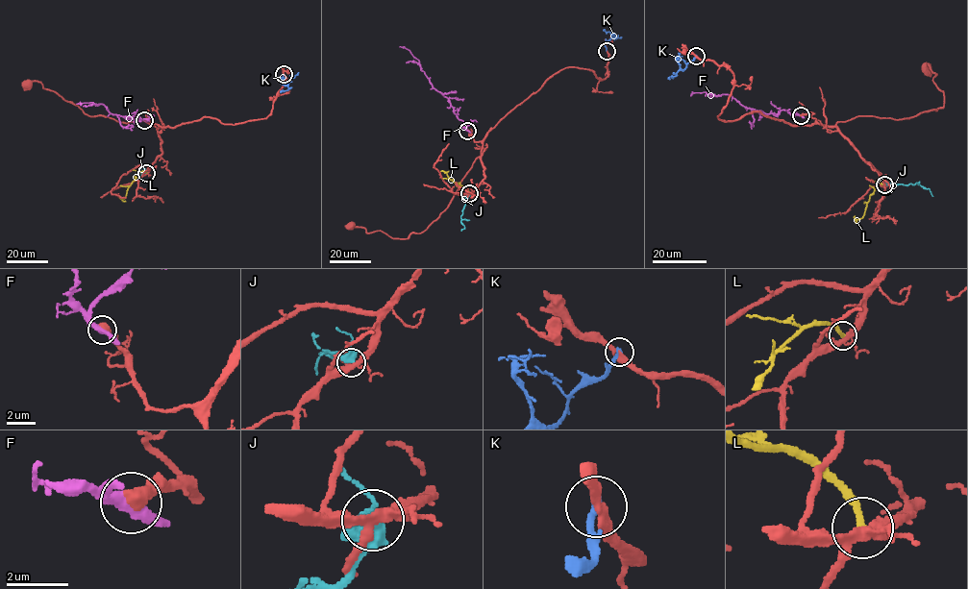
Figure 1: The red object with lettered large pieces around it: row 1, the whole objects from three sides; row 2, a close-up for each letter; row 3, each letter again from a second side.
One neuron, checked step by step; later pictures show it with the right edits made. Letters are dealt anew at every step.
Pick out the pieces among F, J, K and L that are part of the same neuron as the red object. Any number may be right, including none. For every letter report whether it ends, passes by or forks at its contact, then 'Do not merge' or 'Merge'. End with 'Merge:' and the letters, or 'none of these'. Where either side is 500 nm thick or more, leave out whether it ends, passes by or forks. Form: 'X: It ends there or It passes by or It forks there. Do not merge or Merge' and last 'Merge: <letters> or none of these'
F: Do not merge
J: It forks there. Do not merge
K: It ends there. Do not merge
L: It ends there. Do not merge
Merge: none of these

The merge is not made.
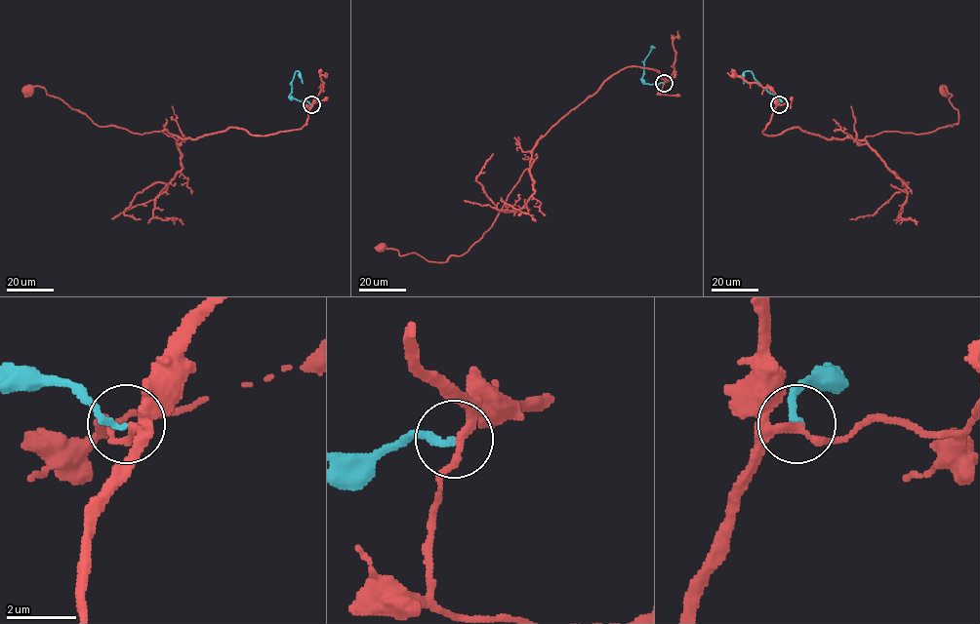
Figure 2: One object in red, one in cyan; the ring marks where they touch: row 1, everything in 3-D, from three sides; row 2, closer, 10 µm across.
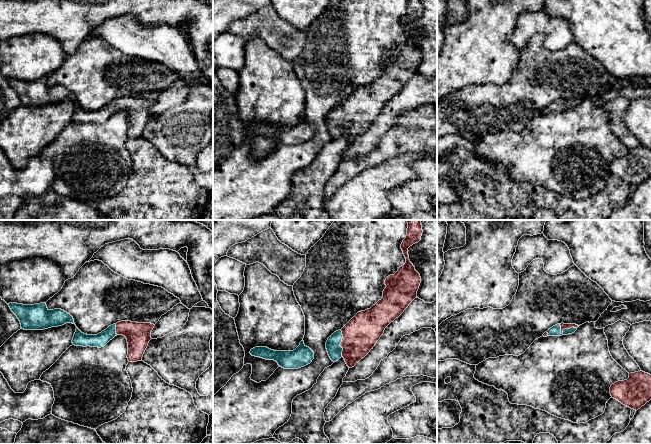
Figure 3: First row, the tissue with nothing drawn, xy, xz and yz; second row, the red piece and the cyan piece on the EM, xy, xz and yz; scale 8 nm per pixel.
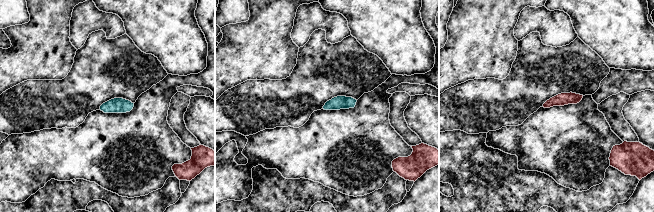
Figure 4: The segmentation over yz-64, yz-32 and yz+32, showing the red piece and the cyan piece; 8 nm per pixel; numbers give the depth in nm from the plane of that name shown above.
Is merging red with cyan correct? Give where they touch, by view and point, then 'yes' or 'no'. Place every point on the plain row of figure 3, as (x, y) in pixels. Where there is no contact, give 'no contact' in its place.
yz (566, 104) | yes

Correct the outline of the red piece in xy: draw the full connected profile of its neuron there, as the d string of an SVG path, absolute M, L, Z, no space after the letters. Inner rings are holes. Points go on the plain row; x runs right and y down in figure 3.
M121 97L109 102L106 106L97 111L87 111L78 104L74 110L72 119L75 122L83 123L104 123L117 111L123 111L128 119L128 137L142 137L143 130L151 114L151 107L154 104L151 99L137 99L131 97Z

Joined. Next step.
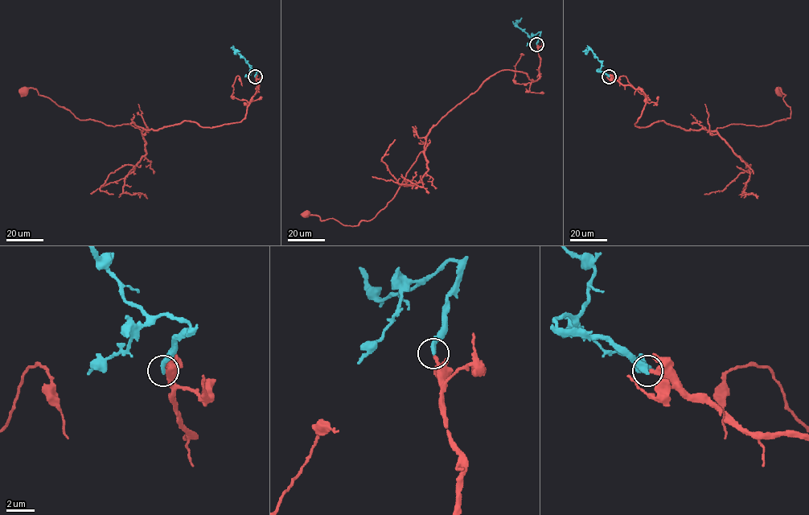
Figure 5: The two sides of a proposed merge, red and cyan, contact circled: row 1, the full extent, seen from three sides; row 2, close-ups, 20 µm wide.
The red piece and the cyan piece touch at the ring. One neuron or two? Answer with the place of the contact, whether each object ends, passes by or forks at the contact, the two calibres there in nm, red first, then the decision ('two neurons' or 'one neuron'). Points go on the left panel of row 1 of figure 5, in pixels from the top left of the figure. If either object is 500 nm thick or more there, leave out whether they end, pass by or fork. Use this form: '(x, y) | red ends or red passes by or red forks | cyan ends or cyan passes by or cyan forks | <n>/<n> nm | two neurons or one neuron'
(255, 76) | red ends | cyan ends | 280/360 nm | one neuron

